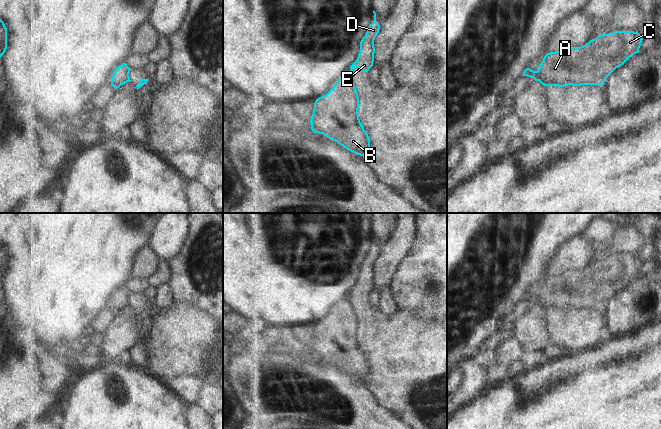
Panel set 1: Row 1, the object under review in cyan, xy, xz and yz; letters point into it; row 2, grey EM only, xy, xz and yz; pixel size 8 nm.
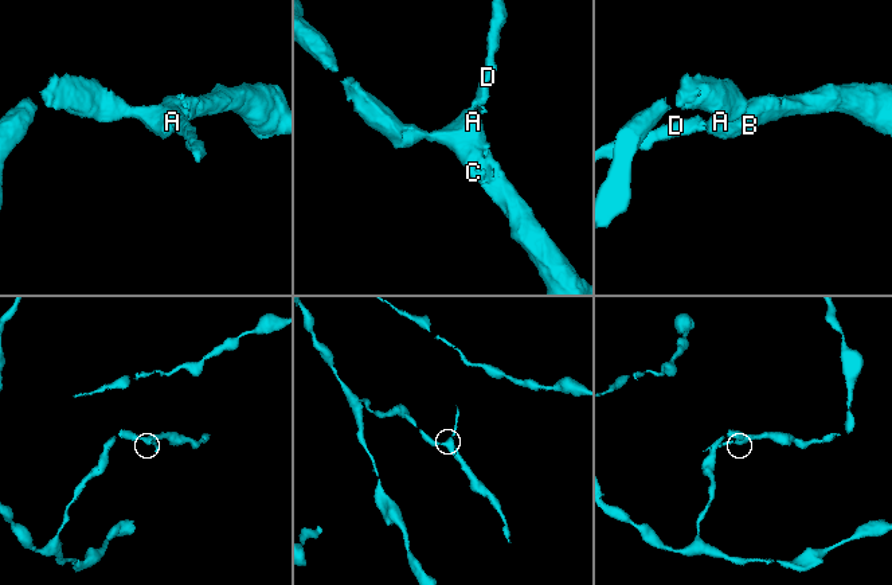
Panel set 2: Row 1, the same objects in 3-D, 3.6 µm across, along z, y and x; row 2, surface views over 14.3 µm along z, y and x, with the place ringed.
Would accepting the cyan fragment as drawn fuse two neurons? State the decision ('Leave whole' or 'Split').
Split.

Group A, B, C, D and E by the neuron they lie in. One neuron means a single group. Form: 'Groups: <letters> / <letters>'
Groups: A B C / D E.

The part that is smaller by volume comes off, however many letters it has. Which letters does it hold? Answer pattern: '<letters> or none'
D, E

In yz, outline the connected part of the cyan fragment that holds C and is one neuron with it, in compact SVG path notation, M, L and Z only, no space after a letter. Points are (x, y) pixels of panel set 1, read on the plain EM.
M616 255L598 259L581 271L567 271L547 277L537 295L540 299L539 306L546 311L564 311L568 309L603 310L606 302L616 292L622 290L630 281L640 276L639 272L642 264L643 262L638 256Z

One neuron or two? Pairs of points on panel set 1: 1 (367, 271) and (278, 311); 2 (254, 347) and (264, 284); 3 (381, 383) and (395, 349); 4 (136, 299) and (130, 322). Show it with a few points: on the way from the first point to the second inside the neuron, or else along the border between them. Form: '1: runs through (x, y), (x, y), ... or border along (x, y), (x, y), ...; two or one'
1: border along (367, 253), (360, 266), (358, 280), (349, 290); two
2: border along (243, 333), (257, 333), (263, 337); two
3: runs through (389, 375), (395, 369), (395, 357); one
4: border along (130, 306), (135, 310); two

